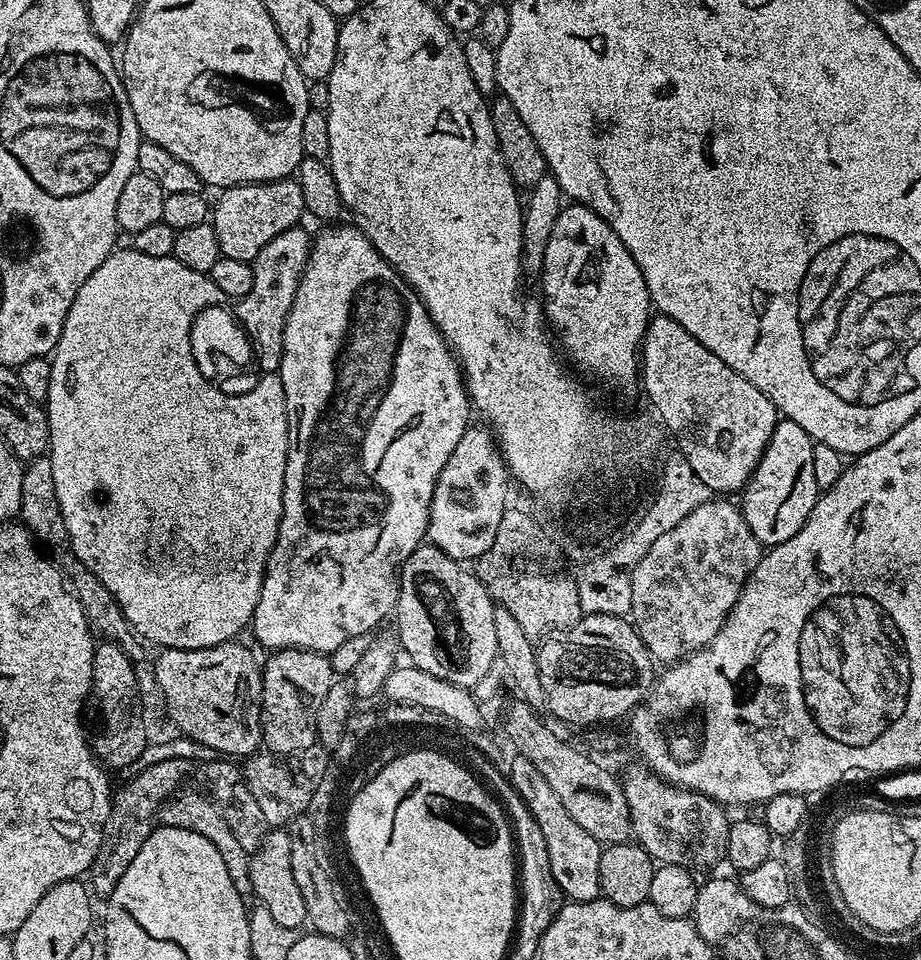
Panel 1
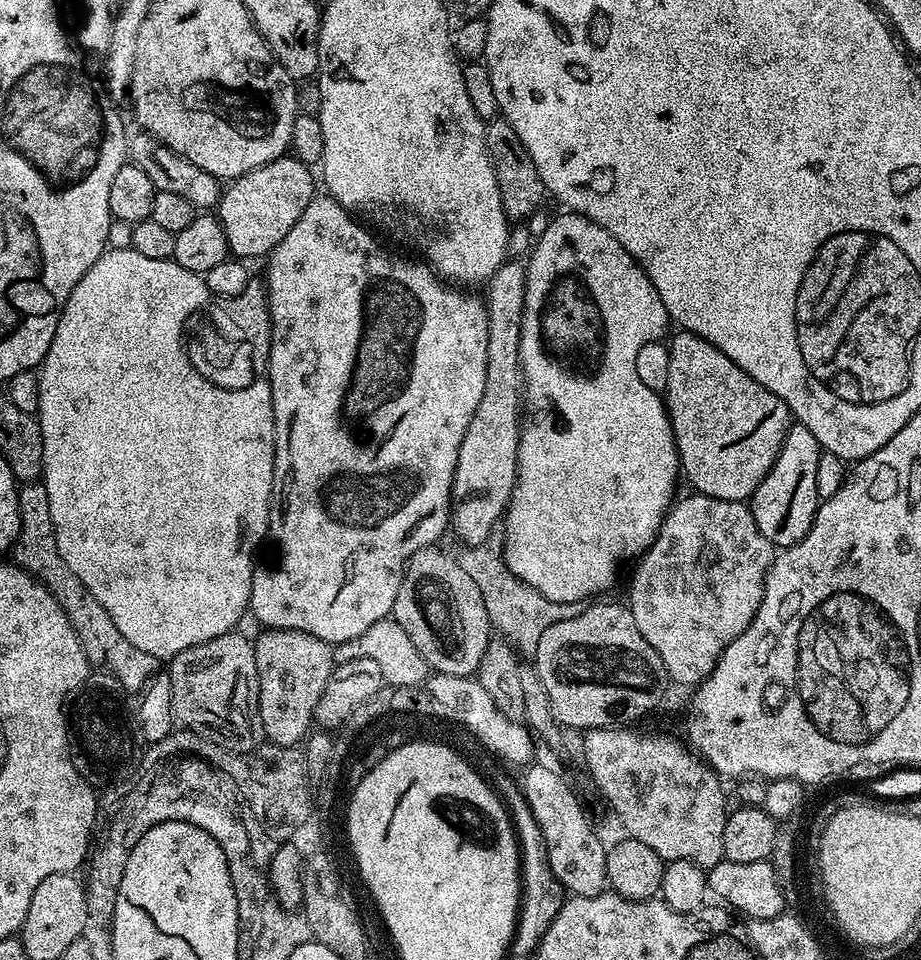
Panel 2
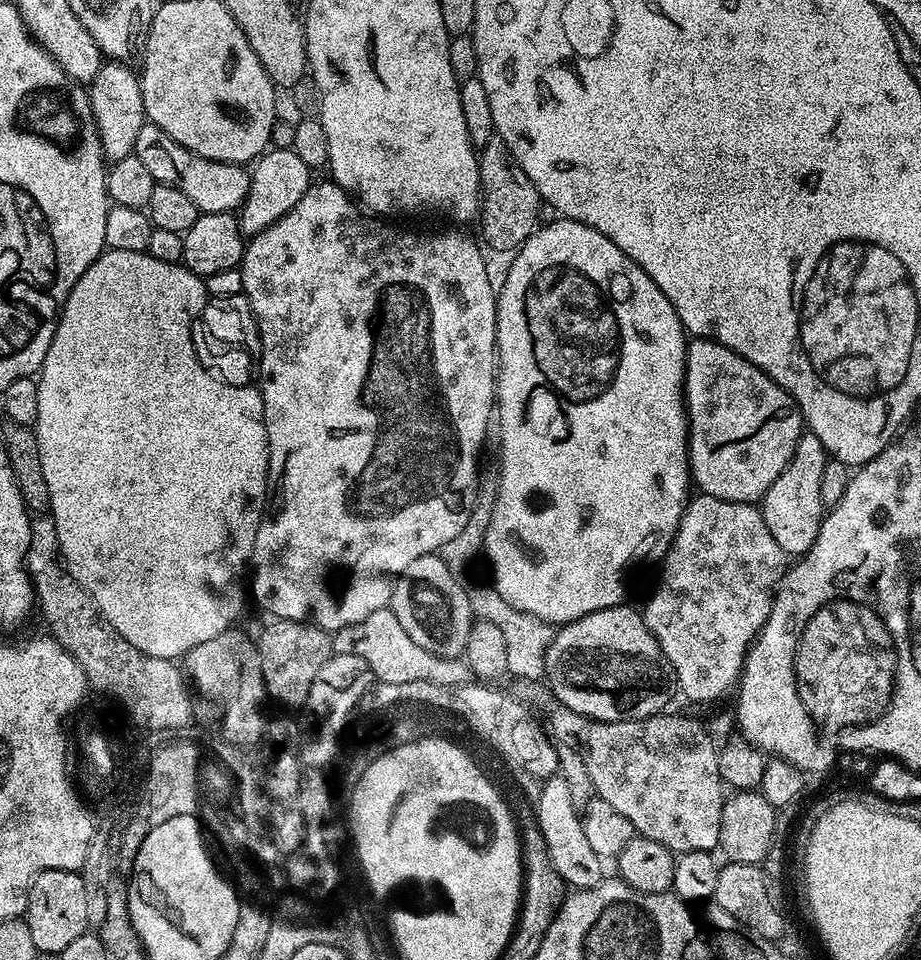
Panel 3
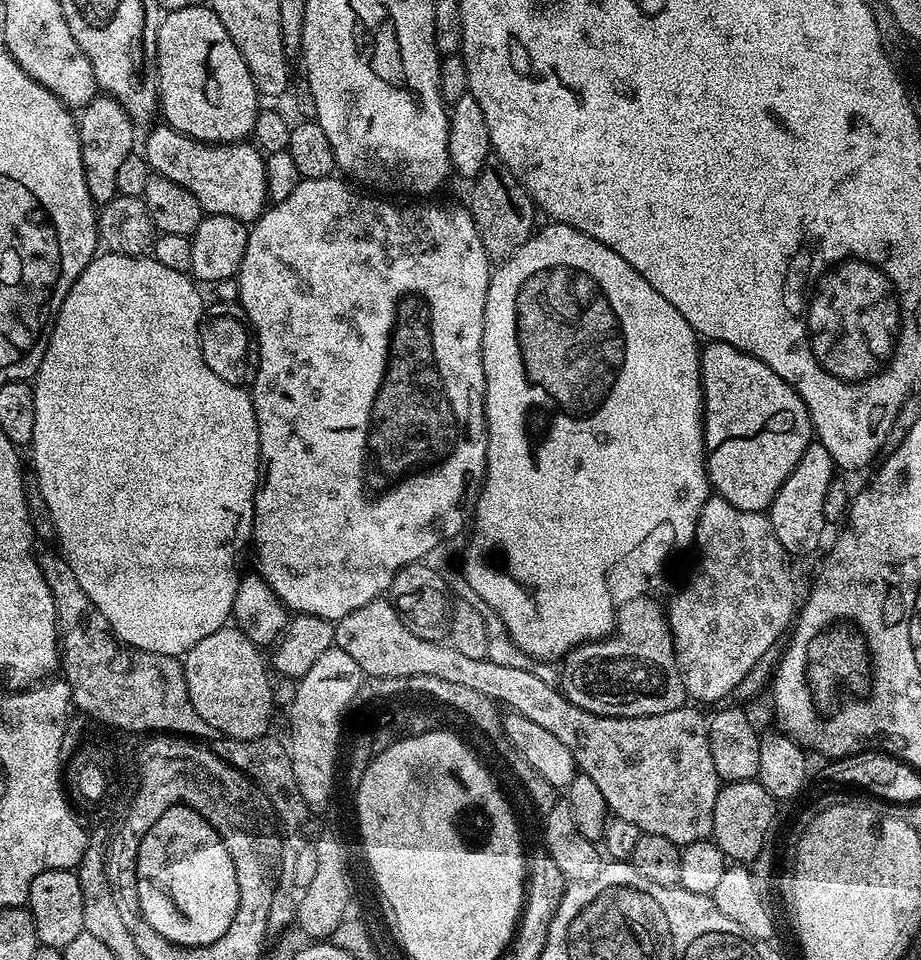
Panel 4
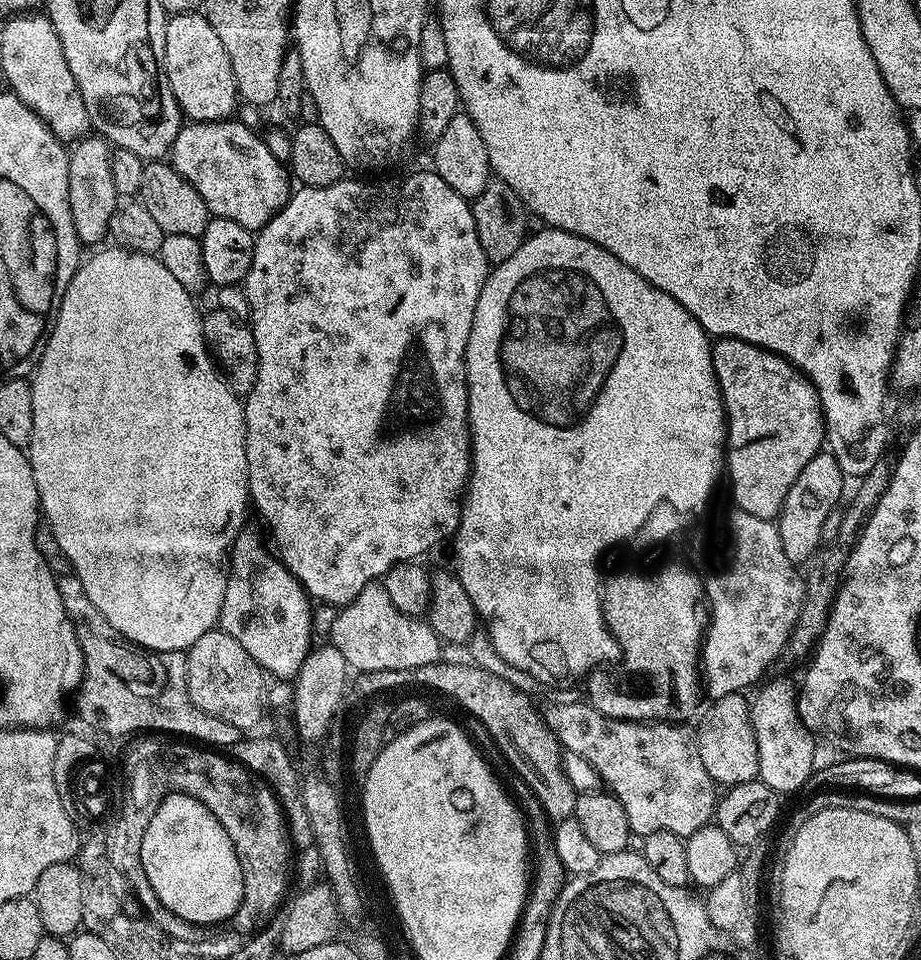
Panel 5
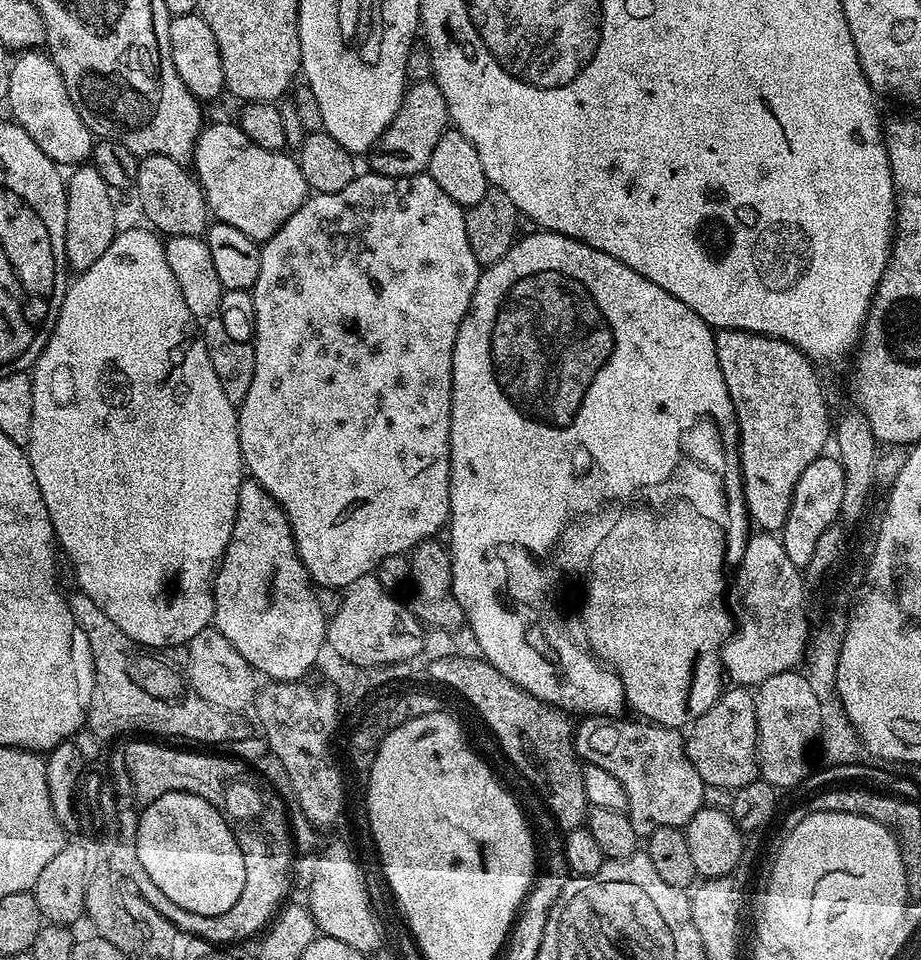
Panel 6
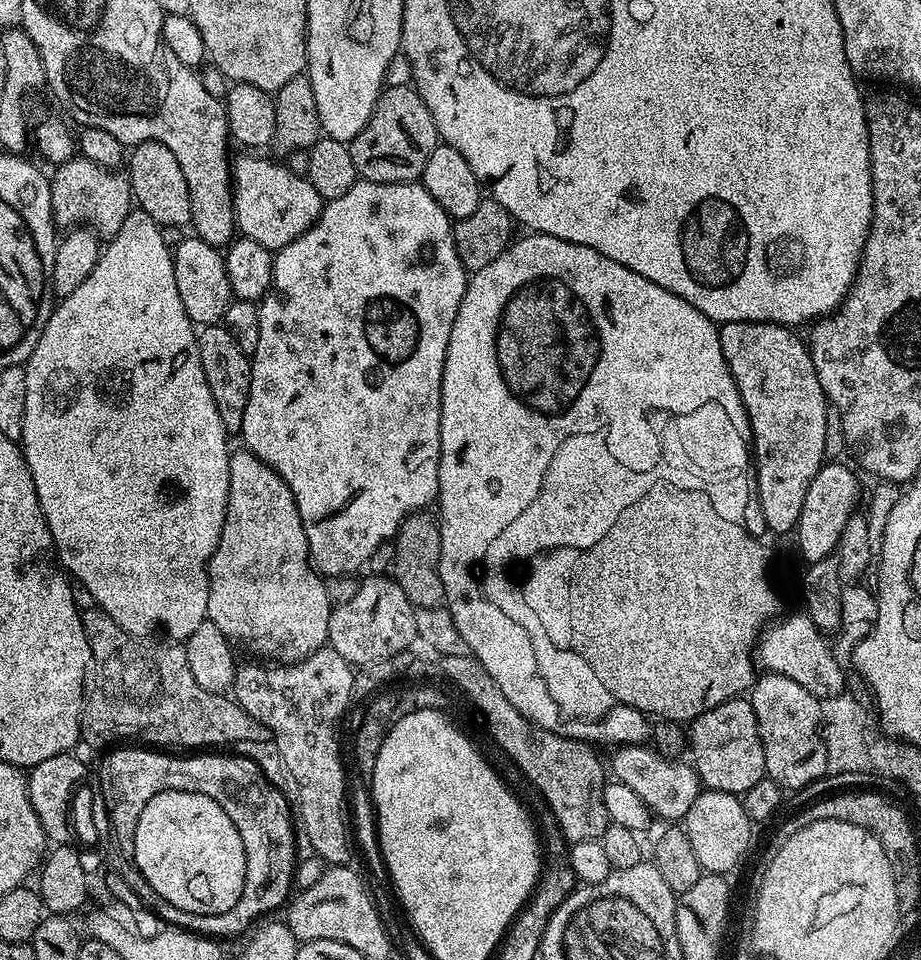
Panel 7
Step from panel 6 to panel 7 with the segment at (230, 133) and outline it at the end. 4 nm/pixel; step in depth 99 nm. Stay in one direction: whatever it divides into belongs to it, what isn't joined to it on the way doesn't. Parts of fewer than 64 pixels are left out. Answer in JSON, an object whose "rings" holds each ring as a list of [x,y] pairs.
{"rings":[[[244,154],[231,161],[232,209],[240,236],[249,236],[269,250],[279,250],[294,238],[306,234],[320,217],[326,201],[307,177],[292,173],[287,163],[263,160],[260,154]]]}

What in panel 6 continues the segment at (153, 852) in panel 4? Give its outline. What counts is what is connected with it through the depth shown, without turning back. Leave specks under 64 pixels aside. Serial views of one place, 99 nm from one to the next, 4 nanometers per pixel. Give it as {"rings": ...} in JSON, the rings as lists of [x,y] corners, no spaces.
{"rings":[[[180,792],[162,794],[145,805],[139,813],[136,828],[138,861],[150,874],[150,882],[158,886],[158,890],[162,890],[175,905],[195,914],[222,915],[238,902],[239,894],[246,884],[242,851],[222,814],[206,798]]]}

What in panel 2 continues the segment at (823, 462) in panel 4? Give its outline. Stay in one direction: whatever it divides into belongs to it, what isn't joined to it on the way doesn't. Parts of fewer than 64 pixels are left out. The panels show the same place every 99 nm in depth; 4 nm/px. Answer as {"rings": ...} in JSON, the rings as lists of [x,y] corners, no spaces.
{"rings":[[[793,423],[784,435],[774,466],[768,471],[766,478],[762,478],[762,482],[756,487],[756,493],[750,497],[752,517],[758,530],[762,530],[764,537],[777,549],[783,550],[802,542],[814,522],[817,507],[821,503],[817,485],[821,451],[818,438],[814,438],[814,434],[806,430],[806,426]]]}

